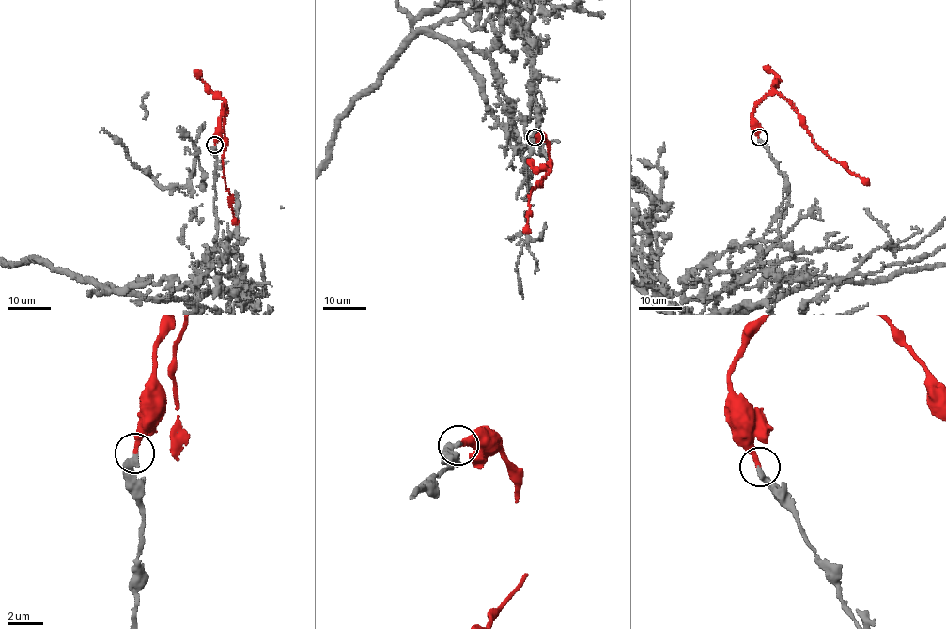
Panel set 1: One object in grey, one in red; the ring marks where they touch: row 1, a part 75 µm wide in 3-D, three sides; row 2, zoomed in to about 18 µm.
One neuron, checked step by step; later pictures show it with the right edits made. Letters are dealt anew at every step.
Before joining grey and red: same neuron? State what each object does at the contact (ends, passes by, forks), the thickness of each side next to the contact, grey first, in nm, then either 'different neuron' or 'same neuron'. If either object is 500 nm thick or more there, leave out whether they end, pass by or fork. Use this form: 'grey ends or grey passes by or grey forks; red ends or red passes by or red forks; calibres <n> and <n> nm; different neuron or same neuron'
grey ends; red ends; calibres 380 and 240 nm; same neuron

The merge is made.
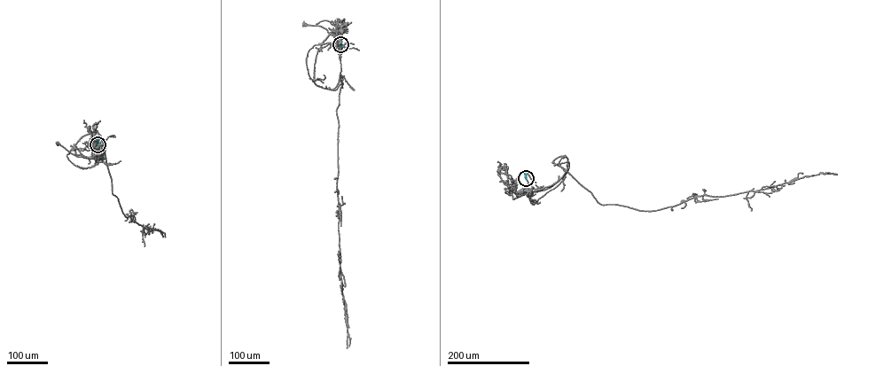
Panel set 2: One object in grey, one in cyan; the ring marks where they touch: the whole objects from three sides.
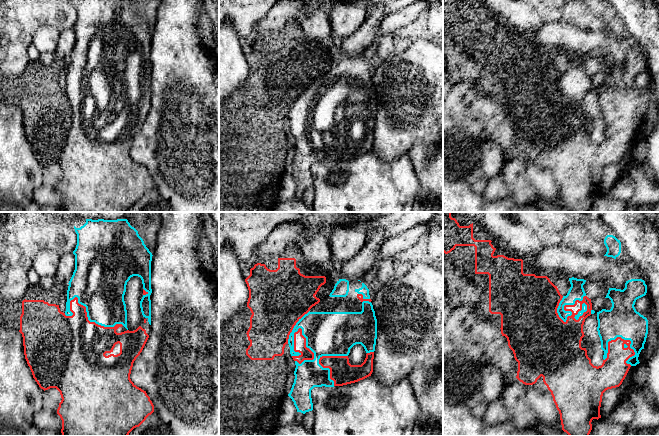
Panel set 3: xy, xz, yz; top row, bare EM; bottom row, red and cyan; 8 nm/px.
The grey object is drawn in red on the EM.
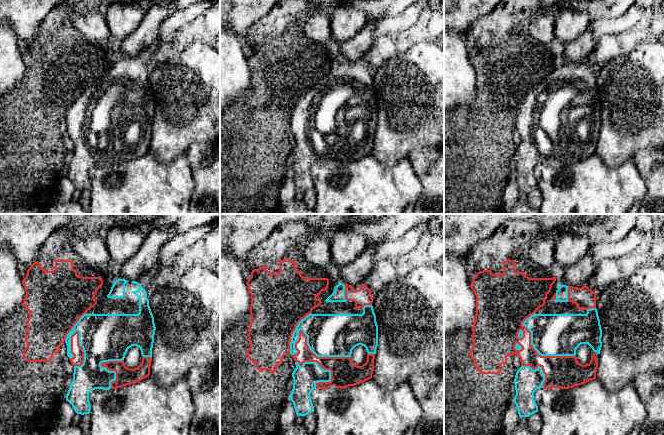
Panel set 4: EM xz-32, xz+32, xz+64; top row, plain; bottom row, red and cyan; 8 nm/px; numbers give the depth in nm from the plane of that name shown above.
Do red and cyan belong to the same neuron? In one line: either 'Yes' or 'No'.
Yes

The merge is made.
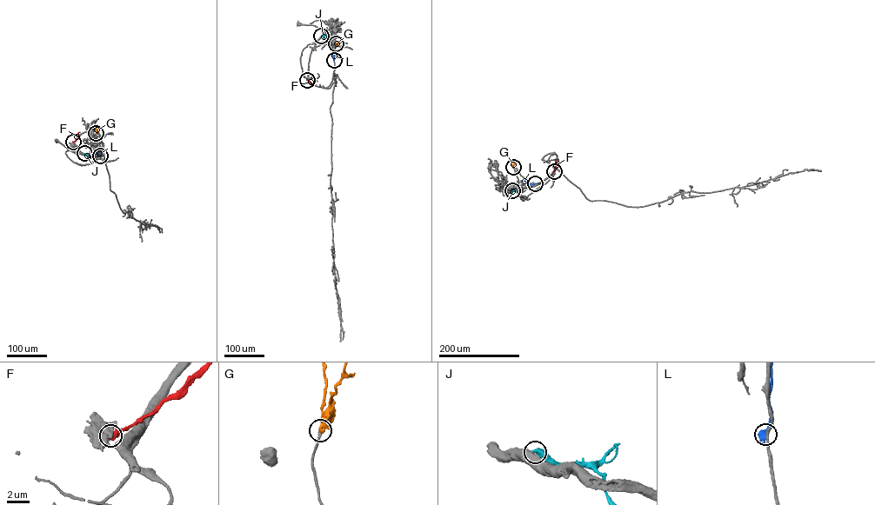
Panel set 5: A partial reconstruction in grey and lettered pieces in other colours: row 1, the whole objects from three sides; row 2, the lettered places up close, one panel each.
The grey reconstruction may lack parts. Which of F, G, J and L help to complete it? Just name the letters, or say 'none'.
G

